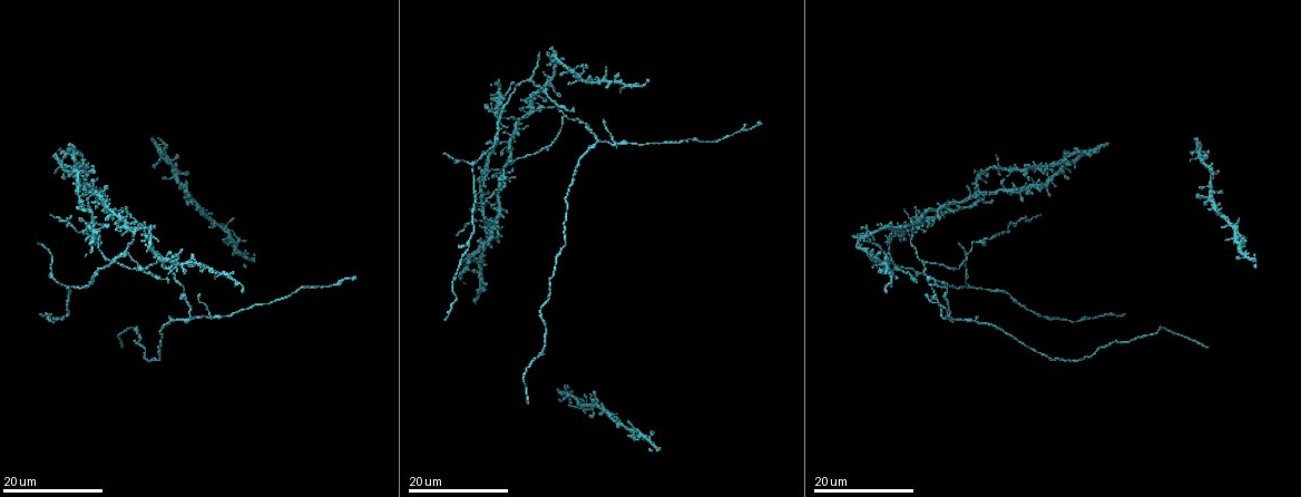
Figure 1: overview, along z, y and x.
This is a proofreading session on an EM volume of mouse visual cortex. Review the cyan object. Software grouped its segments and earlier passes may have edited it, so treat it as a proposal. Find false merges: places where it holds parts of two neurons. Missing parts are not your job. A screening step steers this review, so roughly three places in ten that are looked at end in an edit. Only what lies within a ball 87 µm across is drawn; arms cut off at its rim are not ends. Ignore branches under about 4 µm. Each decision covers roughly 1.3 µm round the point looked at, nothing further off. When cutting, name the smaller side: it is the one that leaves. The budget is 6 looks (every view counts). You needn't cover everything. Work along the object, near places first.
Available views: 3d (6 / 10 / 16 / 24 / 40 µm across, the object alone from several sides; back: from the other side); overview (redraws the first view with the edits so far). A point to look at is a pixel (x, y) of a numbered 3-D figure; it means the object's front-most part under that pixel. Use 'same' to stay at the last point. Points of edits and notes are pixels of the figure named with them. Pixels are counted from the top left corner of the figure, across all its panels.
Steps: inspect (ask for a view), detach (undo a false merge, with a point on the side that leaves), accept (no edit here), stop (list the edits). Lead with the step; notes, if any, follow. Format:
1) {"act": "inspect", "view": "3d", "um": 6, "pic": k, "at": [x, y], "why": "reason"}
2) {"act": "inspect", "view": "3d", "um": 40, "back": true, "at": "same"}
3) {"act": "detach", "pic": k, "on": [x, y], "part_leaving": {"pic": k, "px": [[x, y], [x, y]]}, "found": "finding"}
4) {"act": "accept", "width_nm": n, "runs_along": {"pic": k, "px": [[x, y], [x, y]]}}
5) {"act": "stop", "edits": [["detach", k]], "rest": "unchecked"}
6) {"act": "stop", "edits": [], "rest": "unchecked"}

{"act": "inspect", "view": "3d", "um": 16, "pic": 1, "at": [127, 255], "why": "three arms meet"}

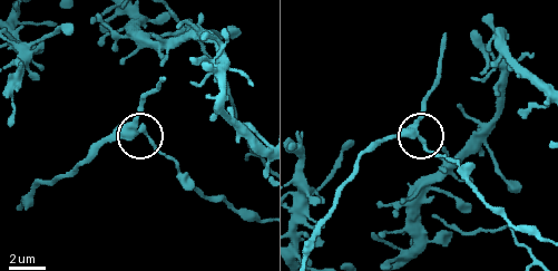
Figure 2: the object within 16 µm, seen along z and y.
{"act": "inspect", "view": "3d", "um": 10, "pic": 2, "at": [413, 133]}

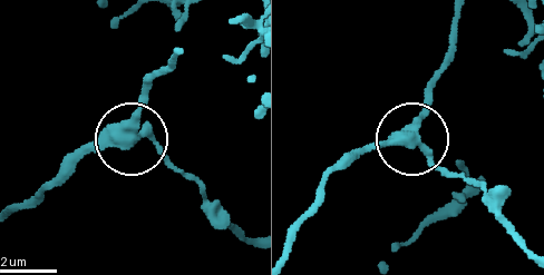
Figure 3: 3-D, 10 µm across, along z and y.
{"act": "detach", "pic": 3, "on": [165, 160], "part_leaving": {"pic": 3, "px": [[420, 150], [440, 168], [468, 177], [534, 249]]}, "found": "two neurons meet here"}

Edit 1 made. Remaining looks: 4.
{"act": "inspect", "view": "overview"}

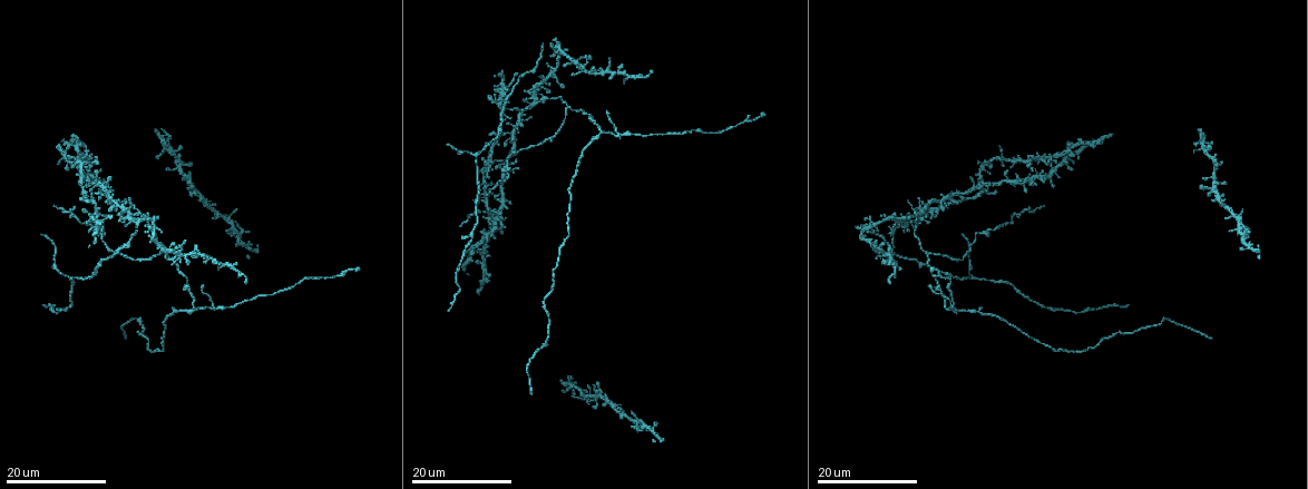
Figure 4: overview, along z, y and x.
{"act": "inspect", "view": "3d", "um": 16, "pic": 4, "at": [215, 307], "why": "four-way junction"}

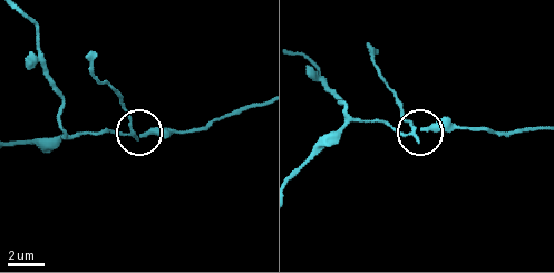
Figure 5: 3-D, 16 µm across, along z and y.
{"act": "inspect", "view": "3d", "um": 10, "pic": 5, "at": [131, 130]}

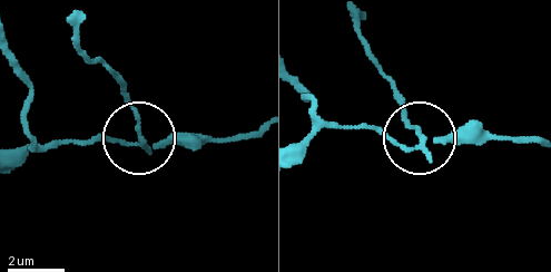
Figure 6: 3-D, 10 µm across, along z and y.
{"act": "detach", "pic": 6, "on": [136, 108], "part_leaving": {"pic": 6, "px": [[140, 143], [131, 103], [117, 78], [84, 52], [74, 23]]}, "found": "a second neuron is stuck on"}

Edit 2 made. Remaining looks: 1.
{"act": "stop", "edits": [["detach", 3], ["detach", 6]], "rest": "unchecked"}

